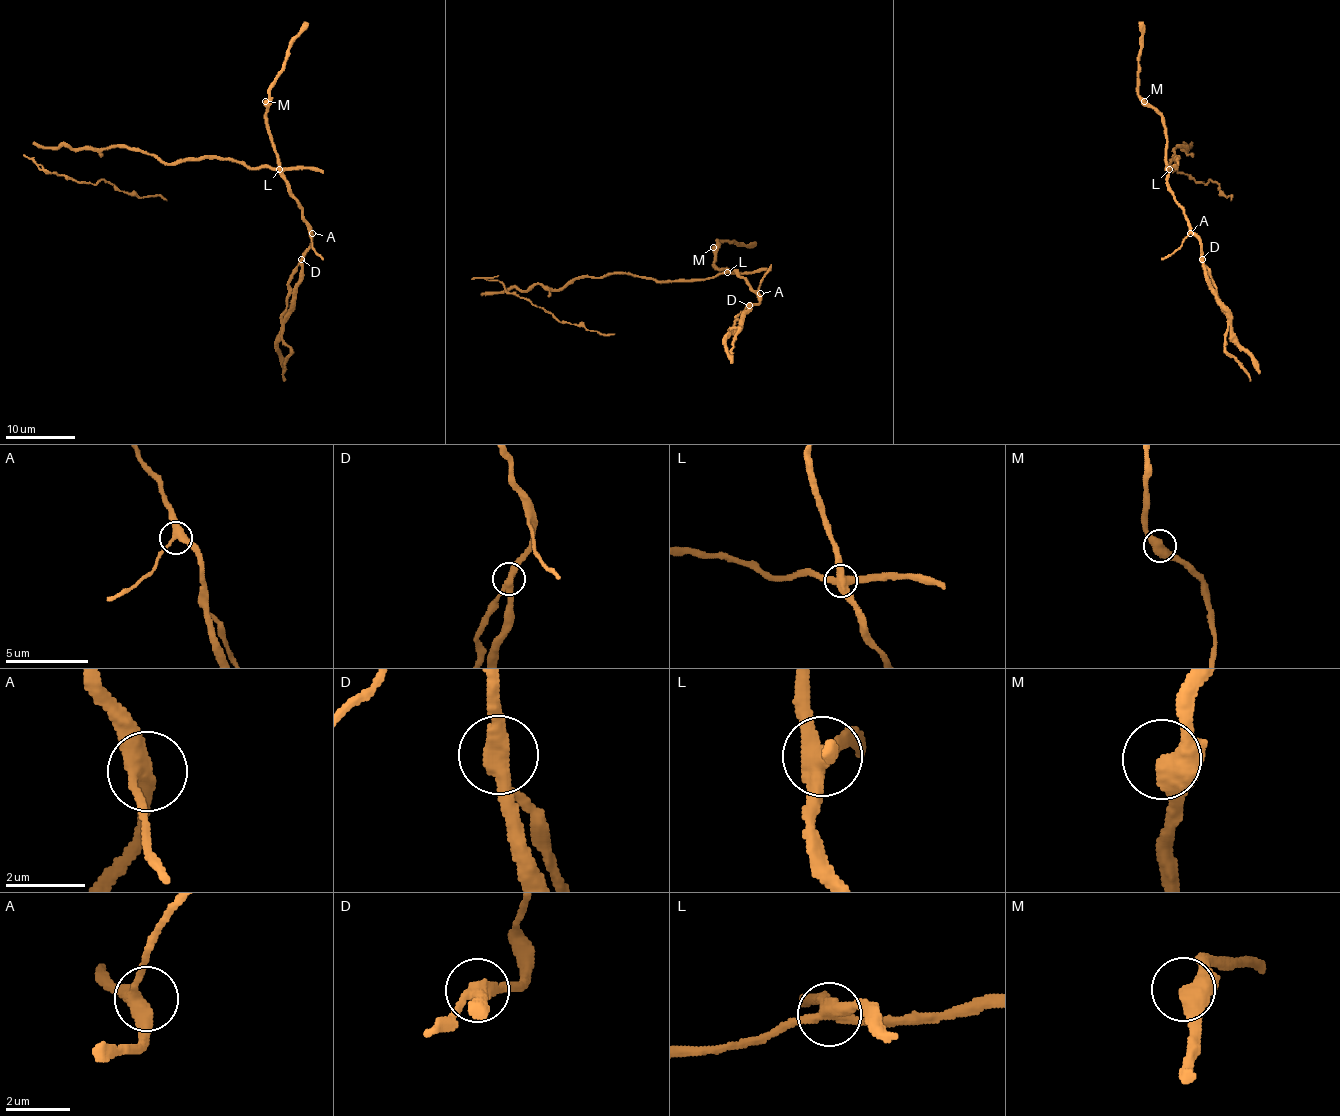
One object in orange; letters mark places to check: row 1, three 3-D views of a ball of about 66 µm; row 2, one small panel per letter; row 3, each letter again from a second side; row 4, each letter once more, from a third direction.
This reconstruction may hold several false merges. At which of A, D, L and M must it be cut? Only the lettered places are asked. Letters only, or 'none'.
D, L

